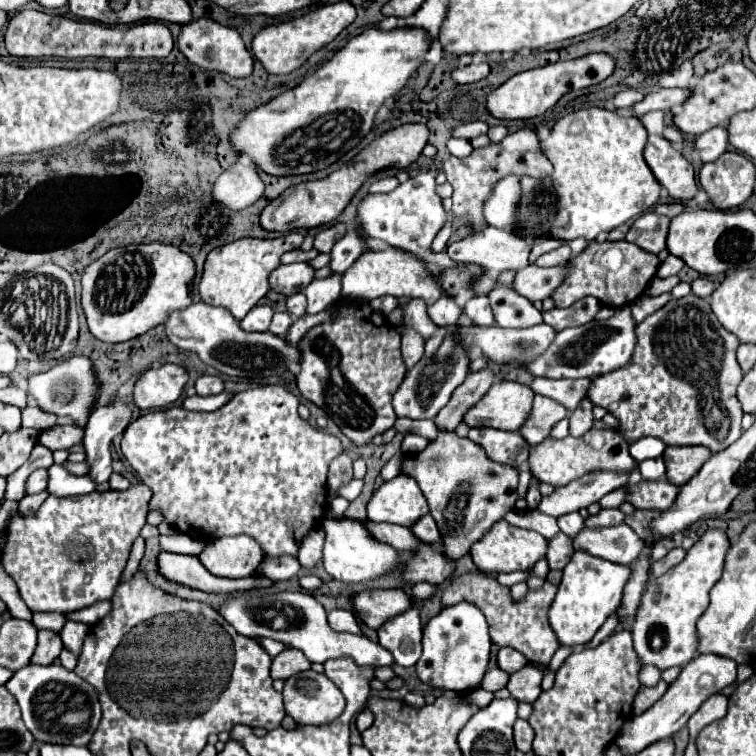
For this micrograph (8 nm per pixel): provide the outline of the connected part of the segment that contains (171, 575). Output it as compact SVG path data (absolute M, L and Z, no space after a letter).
M160 551L158 553L158 571L164 579L190 587L190 589L200 589L206 593L216 593L216 595L232 595L240 591L250 591L254 587L270 587L270 579L226 579L226 577L216 577L212 575L202 561L196 555L178 555L178 553L168 553Z

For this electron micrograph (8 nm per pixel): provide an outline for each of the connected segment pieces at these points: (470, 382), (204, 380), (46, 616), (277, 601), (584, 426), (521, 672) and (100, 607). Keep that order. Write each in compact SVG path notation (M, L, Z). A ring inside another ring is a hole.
M490 369L470 373L464 379L464 383L460 387L456 387L456 391L452 393L448 407L444 407L444 411L440 411L440 415L436 415L436 419L434 419L436 427L456 429L458 423L462 421L462 417L466 415L466 411L482 399L482 395L492 387L492 383L494 383L494 377L492 377Z
M202 375L196 381L196 393L200 397L210 397L210 395L218 395L224 391L224 381L216 375Z
M36 611L34 613L34 625L38 627L38 629L54 629L54 631L60 631L60 627L62 627L62 623L66 621L66 617L64 615L60 615L60 613L40 613L40 611Z
M258 593L258 595L236 595L228 599L222 607L218 607L220 615L232 623L232 627L244 635L244 637L270 637L274 641L280 641L288 647L300 649L312 663L324 663L324 659L334 659L340 655L348 655L358 665L394 665L392 653L380 647L378 643L372 643L366 636L348 635L348 633L336 633L330 629L326 621L324 607L308 593Z
M584 399L580 403L580 407L576 407L570 415L570 435L572 437L580 437L584 435L586 431L592 429L592 423L594 423L594 417L592 417L592 401L590 399Z
M528 661L522 669L518 669L516 673L510 675L510 681L508 681L506 689L510 691L510 695L514 699L534 703L536 697L542 693L542 689L540 689L542 677L544 677L544 671Z
M108 599L108 601L98 601L98 603L94 603L94 605L90 605L90 607L86 607L86 609L82 609L82 611L74 611L72 615L66 615L68 619L74 619L74 621L80 621L80 623L96 623L96 621L100 621L104 615L108 615L110 613L110 609L112 609L112 601Z

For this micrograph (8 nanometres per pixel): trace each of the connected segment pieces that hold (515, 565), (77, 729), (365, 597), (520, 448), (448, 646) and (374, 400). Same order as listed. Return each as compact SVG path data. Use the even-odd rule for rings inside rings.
M500 519L490 531L484 533L482 539L478 539L472 549L470 555L476 563L476 567L486 573L512 573L512 571L526 571L532 565L536 565L540 559L546 557L548 551L548 539L544 539L540 533L536 531L528 531L528 529L520 529L510 525L508 521Z
M60 663L50 665L26 665L18 669L4 685L18 701L22 709L22 719L28 731L40 743L60 743L60 745L80 745L86 747L94 735L94 727L100 723L100 703L98 691L74 671L64 669Z
M372 589L358 593L354 597L354 607L368 627L378 629L388 619L412 607L412 599L408 597L410 595L404 589Z
M474 427L470 429L468 437L480 443L492 459L500 463L508 463L512 467L522 467L528 461L530 445L518 431L502 431L492 427Z
M460 601L456 605L444 607L438 615L434 615L424 625L422 645L424 651L416 663L416 673L422 683L458 693L480 687L482 677L488 669L492 639L488 633L488 621L474 603Z
M340 299L332 307L338 309L338 317L332 323L316 325L298 343L302 349L302 369L296 377L296 383L300 393L322 411L326 411L326 415L342 429L350 441L356 445L366 445L376 435L382 435L386 429L390 429L398 419L392 409L392 397L406 375L406 367L400 355L400 333L382 313L374 311L368 303L352 303Z

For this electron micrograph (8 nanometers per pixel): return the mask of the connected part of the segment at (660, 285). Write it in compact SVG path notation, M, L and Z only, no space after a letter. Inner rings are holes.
M654 277L654 279L648 283L646 293L648 293L648 295L662 295L662 293L666 293L666 291L672 291L678 283L680 283L678 277L666 277L666 279Z

